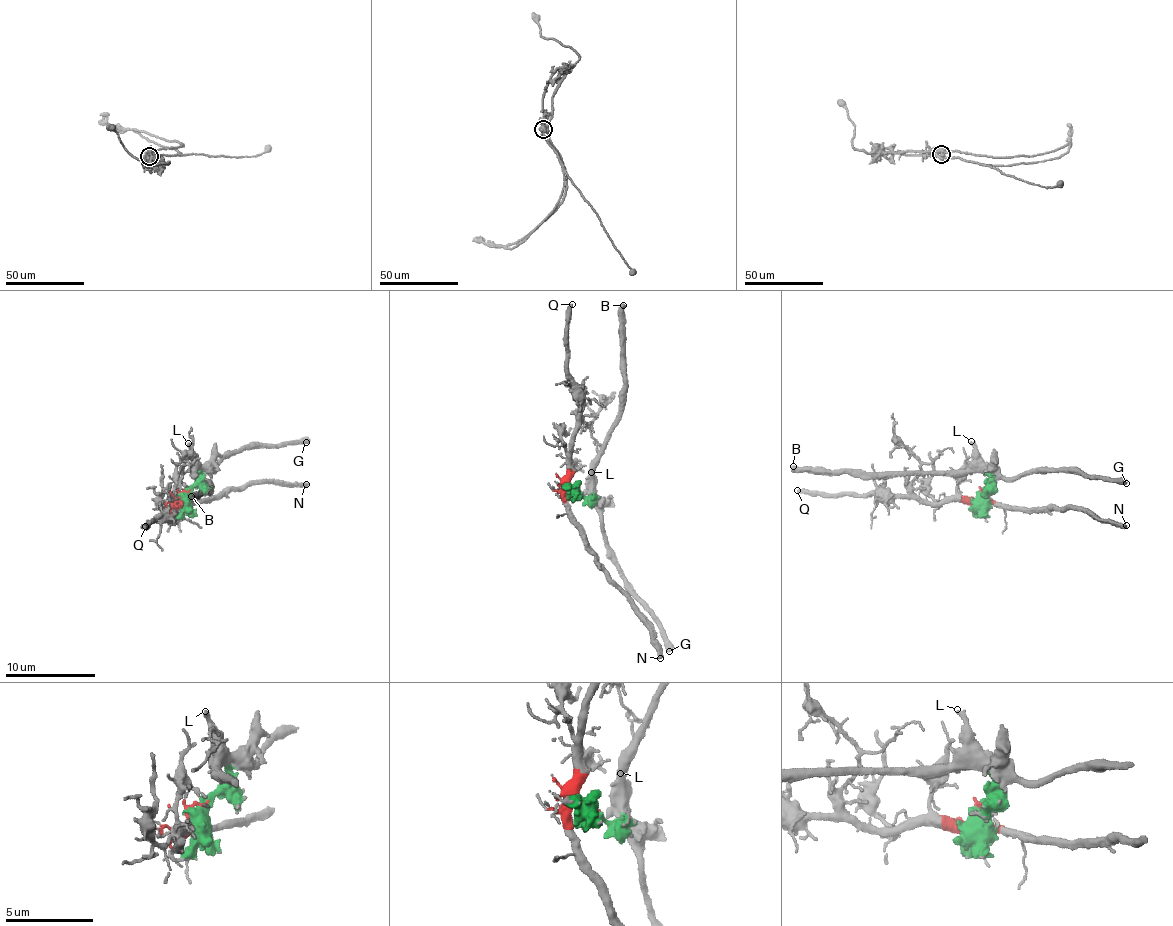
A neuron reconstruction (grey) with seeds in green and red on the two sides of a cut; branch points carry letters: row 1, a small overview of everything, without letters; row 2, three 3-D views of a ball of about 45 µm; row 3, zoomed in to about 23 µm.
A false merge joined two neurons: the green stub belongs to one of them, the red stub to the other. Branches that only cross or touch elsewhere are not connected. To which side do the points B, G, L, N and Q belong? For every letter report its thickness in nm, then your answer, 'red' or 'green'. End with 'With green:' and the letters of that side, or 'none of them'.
B: 500 nm thick; green
G: 500 nm thick; green
L: 240 nm thick; green
N: 380 nm thick; red
Q: 380 nm thick; red
With green: B, G, L

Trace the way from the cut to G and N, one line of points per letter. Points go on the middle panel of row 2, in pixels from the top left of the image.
G: (573, 489), (595, 504), (607, 541), (607, 557), (625, 579), (625, 588), (656, 622), (669, 652)
N: (573, 489), (565, 488), (566, 513), (595, 556), (595, 565), (629, 598), (650, 631), (660, 658)

